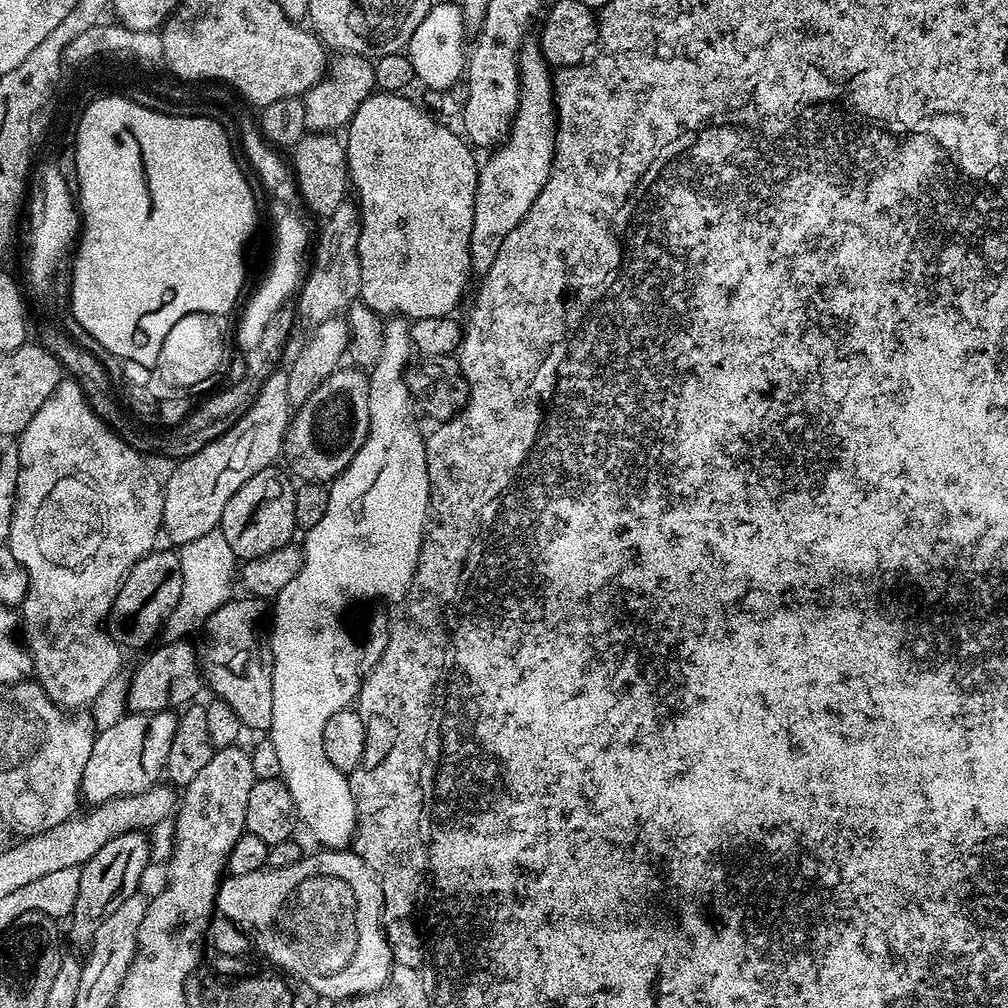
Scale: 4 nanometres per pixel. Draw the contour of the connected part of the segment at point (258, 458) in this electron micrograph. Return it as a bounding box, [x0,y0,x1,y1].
[163,382,290,546]

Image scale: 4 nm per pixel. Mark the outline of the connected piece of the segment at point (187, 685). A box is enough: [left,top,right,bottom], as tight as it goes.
[127,640,202,714]

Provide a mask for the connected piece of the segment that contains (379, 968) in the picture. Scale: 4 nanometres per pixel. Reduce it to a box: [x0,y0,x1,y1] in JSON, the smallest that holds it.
[215,851,392,1002]

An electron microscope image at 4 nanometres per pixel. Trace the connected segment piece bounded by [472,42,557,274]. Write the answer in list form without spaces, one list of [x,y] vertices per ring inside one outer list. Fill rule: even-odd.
[[[525,42],[520,45],[520,97],[516,113],[512,116],[512,127],[506,139],[491,153],[488,161],[483,161],[476,178],[476,201],[474,202],[474,222],[472,223],[472,267],[477,273],[487,272],[502,246],[504,236],[510,234],[530,210],[538,198],[542,186],[546,186],[552,172],[552,160],[556,157],[556,106],[552,95],[550,65],[544,61],[539,43]]]

